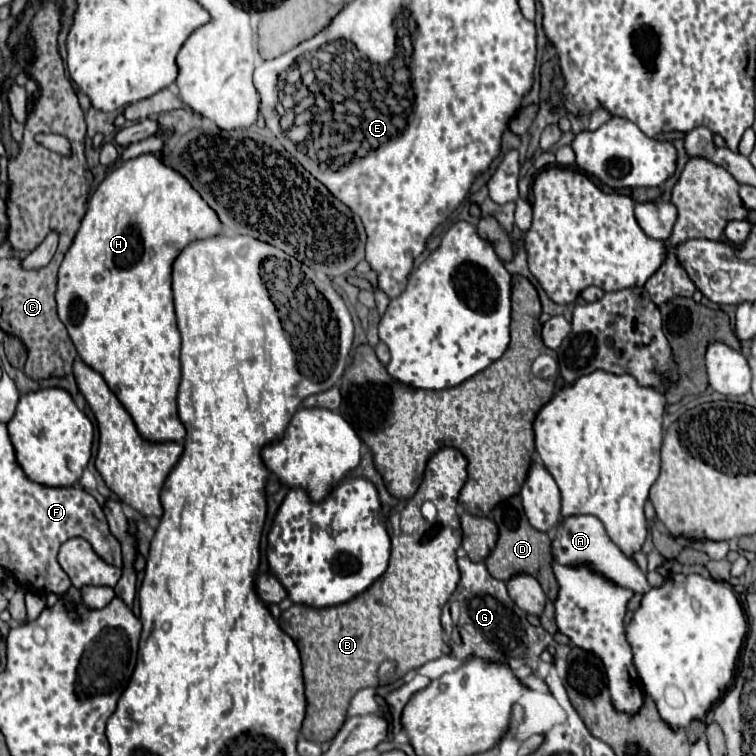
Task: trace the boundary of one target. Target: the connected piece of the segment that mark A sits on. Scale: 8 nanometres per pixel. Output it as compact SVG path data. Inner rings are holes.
M577 514L571 518L561 518L551 532L551 554L553 560L563 566L591 566L595 574L603 574L603 578L607 578L609 582L615 582L617 586L629 588L633 592L645 594L651 588L637 562L633 558L627 558L623 550L619 550L619 546L609 540L601 520L595 516Z

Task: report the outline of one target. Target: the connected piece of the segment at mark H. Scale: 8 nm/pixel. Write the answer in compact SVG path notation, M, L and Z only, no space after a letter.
M141 154L139 158L127 160L121 166L117 166L115 170L111 170L111 174L107 174L107 178L97 186L97 190L93 192L93 196L89 198L89 206L87 206L87 214L81 220L79 232L73 238L71 248L65 254L65 260L61 262L57 276L57 314L61 318L61 322L65 324L81 360L85 364L89 364L93 370L97 370L105 382L109 384L109 388L113 390L113 394L119 398L119 402L125 406L125 410L133 416L137 430L141 432L143 438L151 440L151 442L183 442L185 440L185 426L181 424L179 416L177 416L177 388L181 382L181 364L179 364L179 348L181 348L181 338L179 338L179 330L175 324L175 312L173 312L173 292L171 292L171 268L175 258L179 256L179 252L189 246L195 240L203 240L203 238L211 238L211 236L221 236L223 224L219 222L215 210L211 210L211 206L207 206L207 202L199 196L199 192L187 182L187 178L183 178L181 174L175 174L175 170L171 170L169 166L163 166L163 158L161 154Z

